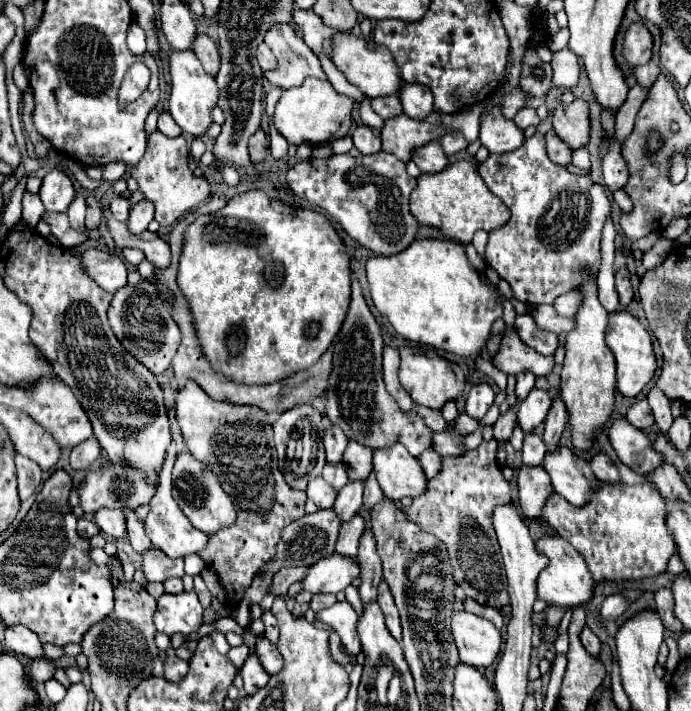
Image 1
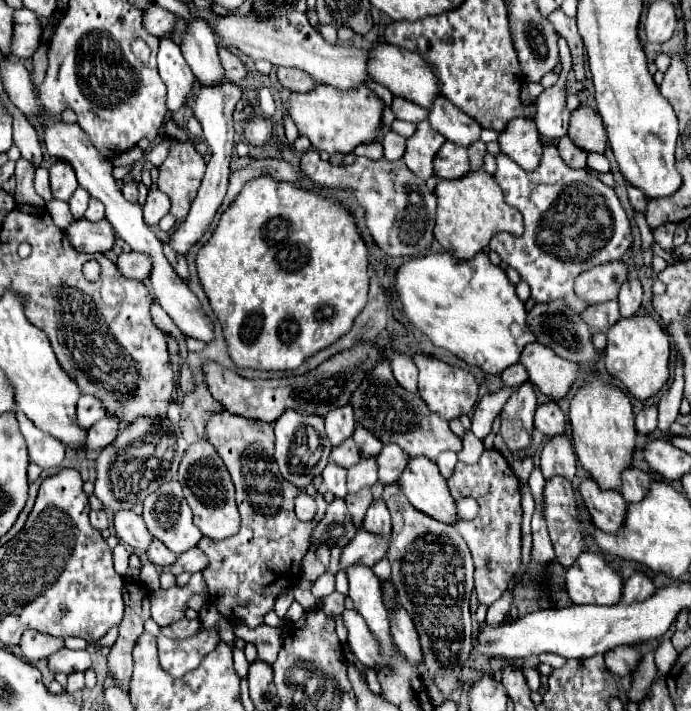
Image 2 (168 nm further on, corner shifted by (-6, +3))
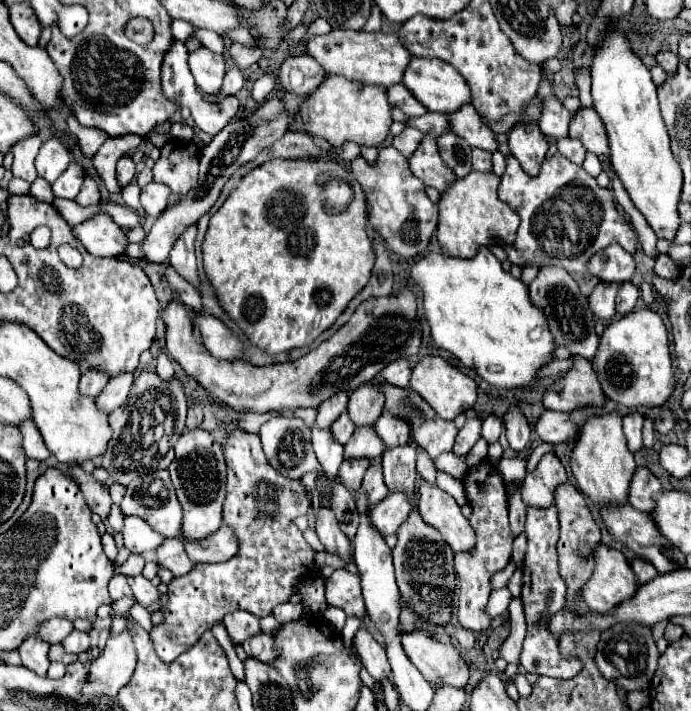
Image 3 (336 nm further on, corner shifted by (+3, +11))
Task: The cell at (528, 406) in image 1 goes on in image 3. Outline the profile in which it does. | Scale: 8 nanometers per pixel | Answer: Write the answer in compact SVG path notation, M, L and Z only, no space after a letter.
M545 410L541 414L535 430L541 436L541 440L549 442L549 444L577 440L577 436L581 432L581 428L577 424L573 424L565 412L553 412L553 410Z

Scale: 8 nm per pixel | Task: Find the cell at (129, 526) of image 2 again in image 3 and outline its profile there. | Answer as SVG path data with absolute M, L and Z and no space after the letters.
M137 516L125 518L123 538L125 538L125 548L135 554L151 552L165 542L165 536L161 536L159 532L153 532L153 528L149 528L149 524L145 524L145 520Z

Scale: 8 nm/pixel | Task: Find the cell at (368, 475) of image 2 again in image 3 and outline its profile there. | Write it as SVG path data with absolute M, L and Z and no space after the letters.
M355 428L351 440L345 444L345 458L369 458L375 460L383 454L385 446L373 428Z

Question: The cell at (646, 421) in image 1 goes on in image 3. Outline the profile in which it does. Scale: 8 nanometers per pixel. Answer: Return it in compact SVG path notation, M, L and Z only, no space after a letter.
M629 414L627 418L623 418L623 432L627 436L627 446L631 452L637 452L643 448L641 442L641 428L643 428L643 416L641 414Z

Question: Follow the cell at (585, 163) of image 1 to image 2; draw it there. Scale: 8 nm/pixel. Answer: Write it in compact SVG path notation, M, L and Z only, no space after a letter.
M594 152L588 154L588 166L590 166L592 170L598 170L598 172L608 172L608 170L610 170L608 160L606 160L602 154L594 154Z

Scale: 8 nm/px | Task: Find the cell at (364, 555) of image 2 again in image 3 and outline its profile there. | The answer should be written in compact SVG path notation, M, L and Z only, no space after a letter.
M389 492L381 504L375 504L369 512L371 522L383 536L395 534L397 528L407 520L411 512L411 502L403 492Z

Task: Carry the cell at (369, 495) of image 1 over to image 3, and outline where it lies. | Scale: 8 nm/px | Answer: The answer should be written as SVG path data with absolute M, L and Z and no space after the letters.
M383 412L375 424L377 434L381 436L385 448L395 448L405 442L409 442L409 424L401 420L401 416L389 416L389 412Z

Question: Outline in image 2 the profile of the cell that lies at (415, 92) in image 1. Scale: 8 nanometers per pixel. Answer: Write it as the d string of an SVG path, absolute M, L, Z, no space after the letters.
M436 96L434 104L428 110L428 122L434 130L446 136L446 140L460 146L468 146L476 142L482 130L472 116L466 116L466 112L458 110L444 96Z

